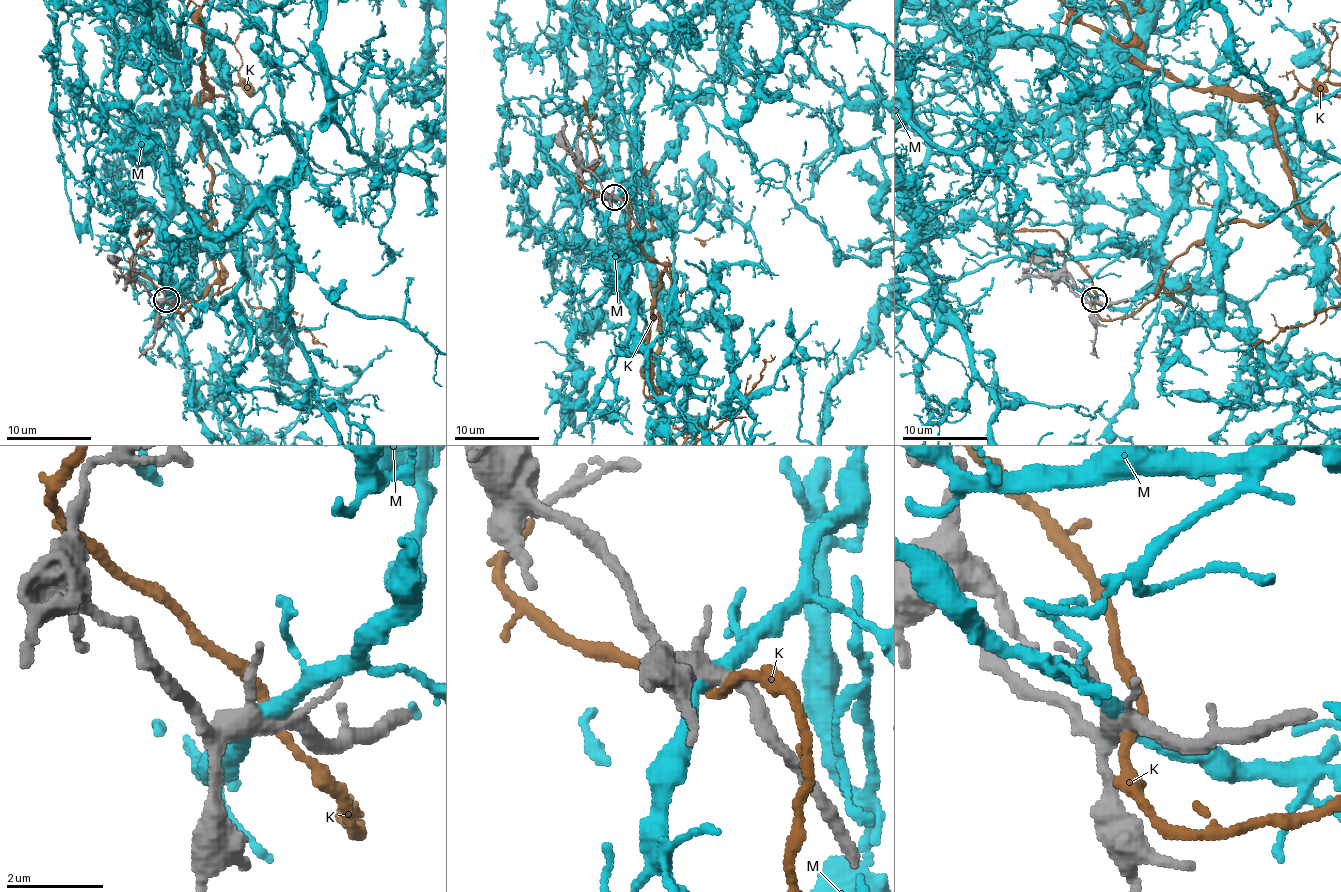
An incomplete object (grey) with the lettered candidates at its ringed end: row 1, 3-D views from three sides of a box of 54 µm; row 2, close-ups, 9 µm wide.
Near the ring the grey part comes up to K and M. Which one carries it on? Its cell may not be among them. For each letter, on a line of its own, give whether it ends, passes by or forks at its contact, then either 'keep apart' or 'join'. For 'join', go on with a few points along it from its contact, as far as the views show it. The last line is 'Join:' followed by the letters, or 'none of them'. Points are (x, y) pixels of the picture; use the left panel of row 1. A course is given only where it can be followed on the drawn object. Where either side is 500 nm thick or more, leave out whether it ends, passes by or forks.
K: it passes by; keep apart
M: it passes by; join
Join: M

